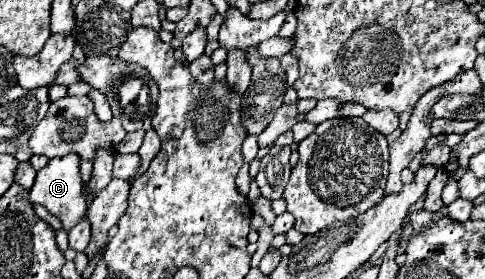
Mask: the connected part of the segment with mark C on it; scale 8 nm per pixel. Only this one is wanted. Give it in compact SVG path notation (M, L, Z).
M68 154L62 158L52 158L36 176L36 182L30 190L30 202L44 206L50 214L54 214L60 222L62 228L68 230L74 224L86 220L88 214L88 202L84 196L84 182L80 180L80 170L78 170L80 158L78 154Z

